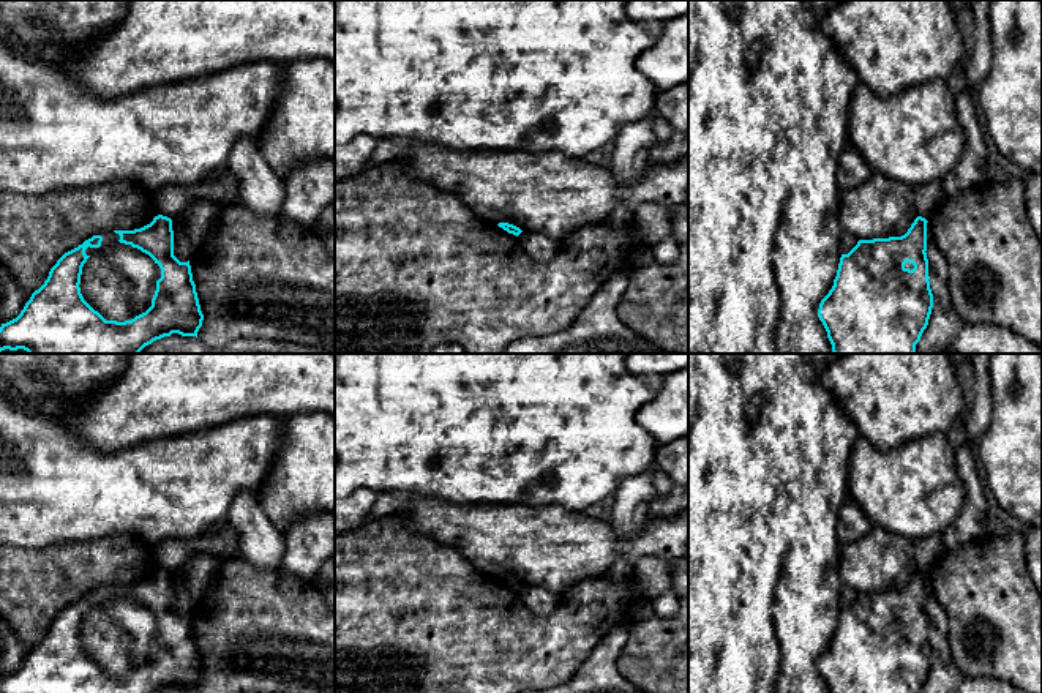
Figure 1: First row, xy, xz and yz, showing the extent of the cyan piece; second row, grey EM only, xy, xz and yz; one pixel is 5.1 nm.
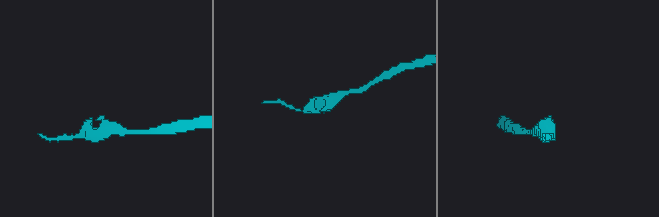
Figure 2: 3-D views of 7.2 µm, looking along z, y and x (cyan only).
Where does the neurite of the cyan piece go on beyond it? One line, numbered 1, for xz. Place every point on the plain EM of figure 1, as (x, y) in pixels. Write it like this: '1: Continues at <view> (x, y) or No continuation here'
1: No continuation here

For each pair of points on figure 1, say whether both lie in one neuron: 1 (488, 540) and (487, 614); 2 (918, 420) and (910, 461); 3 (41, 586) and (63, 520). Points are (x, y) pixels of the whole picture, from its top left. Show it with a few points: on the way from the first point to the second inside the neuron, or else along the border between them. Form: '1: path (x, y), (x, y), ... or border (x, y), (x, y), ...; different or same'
1: border (476, 569), (496, 578); different
2: border (944, 431), (922, 434), (894, 449), (877, 449); different
3: border (92, 539), (67, 540), (38, 548), (19, 548); different

